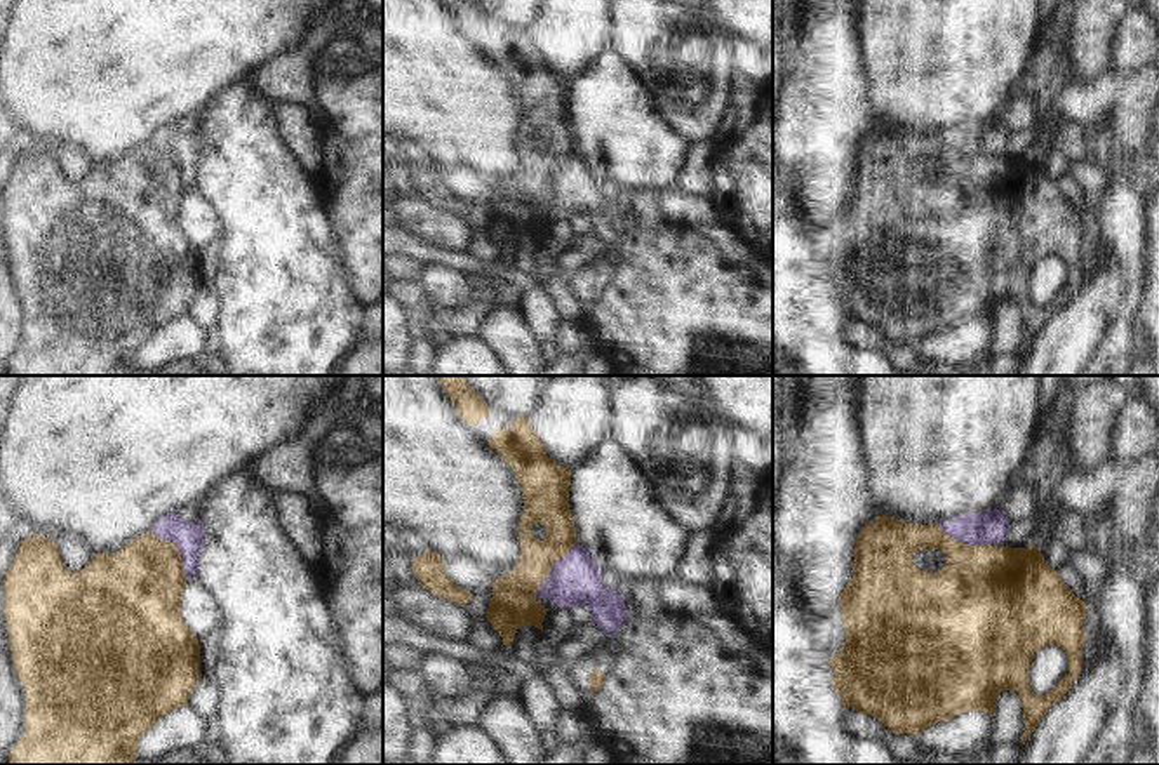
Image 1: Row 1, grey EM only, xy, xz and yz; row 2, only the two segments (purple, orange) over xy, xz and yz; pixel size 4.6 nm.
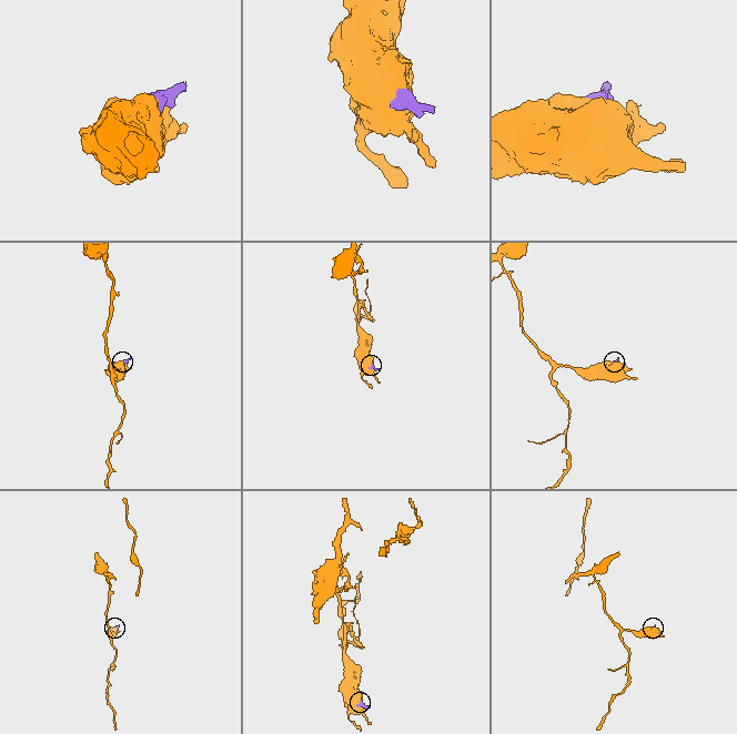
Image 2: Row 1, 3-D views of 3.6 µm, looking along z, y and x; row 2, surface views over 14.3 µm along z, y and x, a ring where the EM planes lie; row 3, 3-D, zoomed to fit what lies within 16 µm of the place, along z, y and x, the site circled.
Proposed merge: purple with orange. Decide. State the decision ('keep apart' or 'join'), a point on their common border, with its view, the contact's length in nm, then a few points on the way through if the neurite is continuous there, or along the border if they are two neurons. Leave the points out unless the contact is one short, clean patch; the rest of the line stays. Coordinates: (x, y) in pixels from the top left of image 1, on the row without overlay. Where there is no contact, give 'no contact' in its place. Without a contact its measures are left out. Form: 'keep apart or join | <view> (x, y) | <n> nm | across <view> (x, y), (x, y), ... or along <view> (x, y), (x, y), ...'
keep apart | xz (552, 179) | 320 nm | along xz (576, 153), (554, 172), (550, 185), (535, 207)

